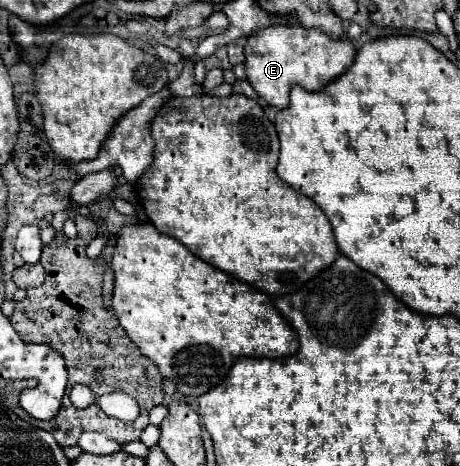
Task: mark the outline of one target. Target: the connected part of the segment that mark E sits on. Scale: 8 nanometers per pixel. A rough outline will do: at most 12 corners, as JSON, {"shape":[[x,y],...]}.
{"shape":[[301,24],[261,28],[243,52],[247,80],[285,108],[355,58],[351,40]]}

